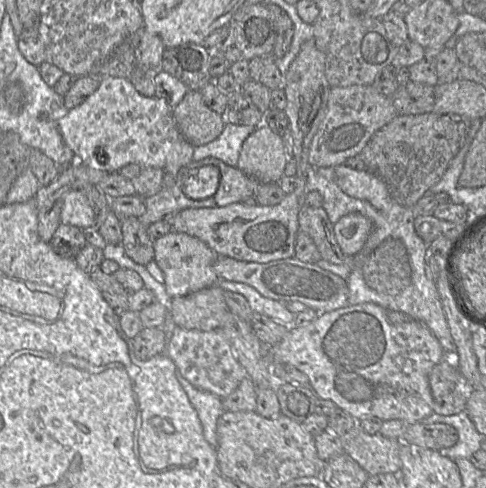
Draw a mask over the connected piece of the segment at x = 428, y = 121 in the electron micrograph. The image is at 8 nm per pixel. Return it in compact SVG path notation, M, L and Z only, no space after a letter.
M435 112L396 115L379 129L358 154L366 169L385 183L393 202L413 208L443 176L449 163L463 147L469 122Z

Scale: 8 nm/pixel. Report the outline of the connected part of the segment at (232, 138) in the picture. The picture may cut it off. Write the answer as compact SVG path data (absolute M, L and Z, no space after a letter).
M226 122L223 131L215 140L202 146L194 147L193 161L214 157L231 167L237 167L243 142L256 127Z

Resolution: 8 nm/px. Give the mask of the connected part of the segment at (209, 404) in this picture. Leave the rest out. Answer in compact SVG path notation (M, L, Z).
M177 370L177 379L188 395L188 398L196 409L203 427L203 434L206 441L213 447L217 447L217 420L226 412L221 397L211 392L192 385Z

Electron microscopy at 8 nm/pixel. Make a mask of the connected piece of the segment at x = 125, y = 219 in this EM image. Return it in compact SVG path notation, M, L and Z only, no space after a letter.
M121 216L122 242L127 255L136 263L146 265L154 259L154 240L150 238L147 232L149 225L144 225L135 216Z

